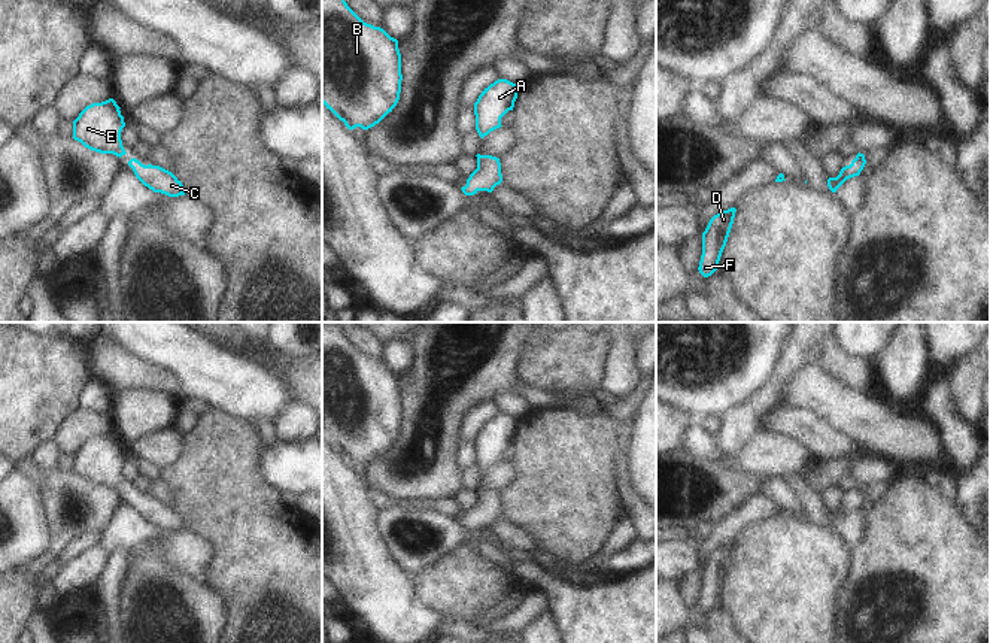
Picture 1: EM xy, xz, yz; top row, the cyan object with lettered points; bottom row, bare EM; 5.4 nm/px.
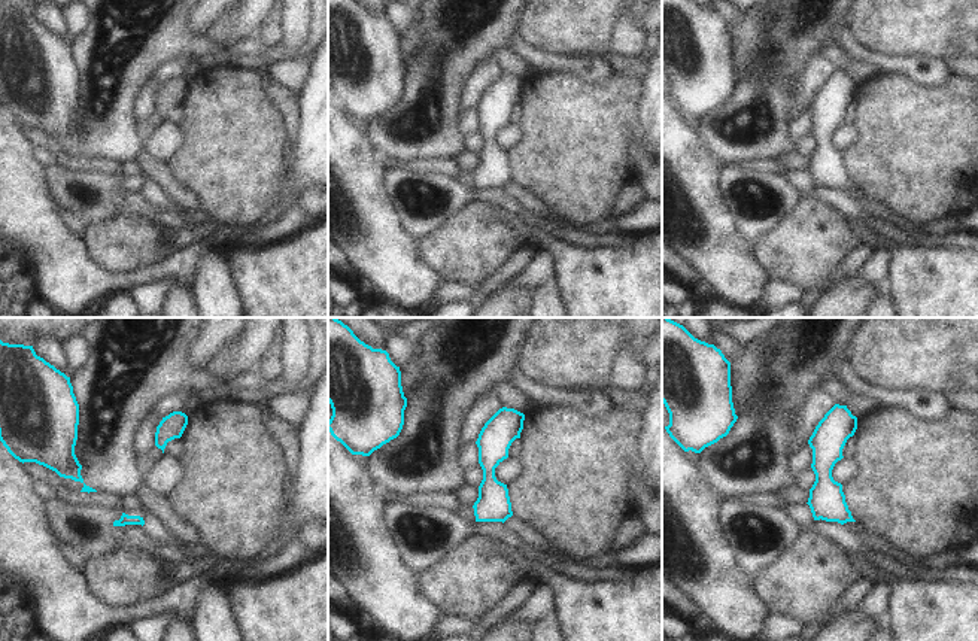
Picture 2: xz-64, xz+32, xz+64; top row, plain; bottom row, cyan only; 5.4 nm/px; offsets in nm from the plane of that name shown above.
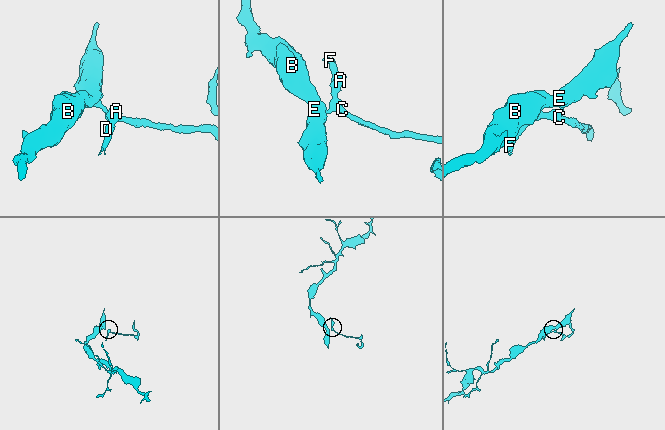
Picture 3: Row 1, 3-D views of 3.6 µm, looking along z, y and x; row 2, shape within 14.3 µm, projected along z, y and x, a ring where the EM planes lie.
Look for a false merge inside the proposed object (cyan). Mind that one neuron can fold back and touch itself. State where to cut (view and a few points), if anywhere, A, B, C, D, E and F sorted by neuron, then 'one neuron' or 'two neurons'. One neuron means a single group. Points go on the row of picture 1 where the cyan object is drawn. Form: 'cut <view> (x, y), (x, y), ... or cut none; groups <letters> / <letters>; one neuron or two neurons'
cut none; groups A B C D E F; one neuron

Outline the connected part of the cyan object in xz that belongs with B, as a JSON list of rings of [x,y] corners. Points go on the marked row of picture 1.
[[[322,0],[322,103],[349,130],[368,130],[397,106],[401,92],[398,40],[364,22],[344,0]]]

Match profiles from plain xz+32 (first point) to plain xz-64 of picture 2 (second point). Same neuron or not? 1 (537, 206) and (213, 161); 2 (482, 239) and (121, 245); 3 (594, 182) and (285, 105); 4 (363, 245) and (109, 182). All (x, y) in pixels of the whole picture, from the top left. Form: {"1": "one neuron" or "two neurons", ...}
{"1": "two neurons", "2": "one neuron", "3": "two neurons", "4": "two neurons"}

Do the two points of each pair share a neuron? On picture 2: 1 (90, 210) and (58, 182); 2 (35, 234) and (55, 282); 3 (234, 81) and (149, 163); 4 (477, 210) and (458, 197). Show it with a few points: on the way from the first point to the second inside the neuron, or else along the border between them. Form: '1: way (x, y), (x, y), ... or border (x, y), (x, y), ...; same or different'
1: way (82, 204), (66, 190); same
2: way (46, 246), (55, 255), (55, 270); same
3: border (166, 163), (172, 176), (187, 191); different
4: border (473, 200), (440, 225); different

